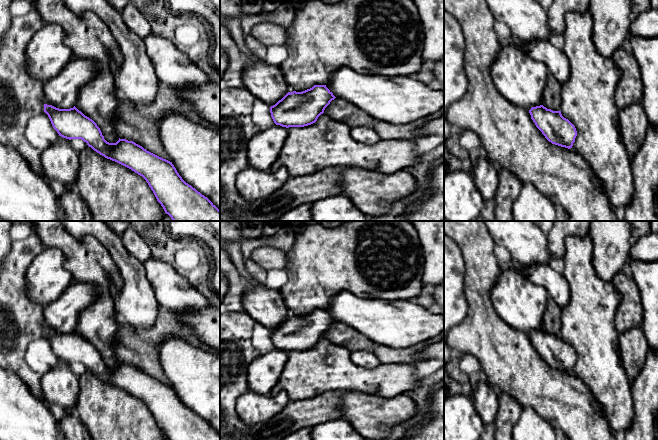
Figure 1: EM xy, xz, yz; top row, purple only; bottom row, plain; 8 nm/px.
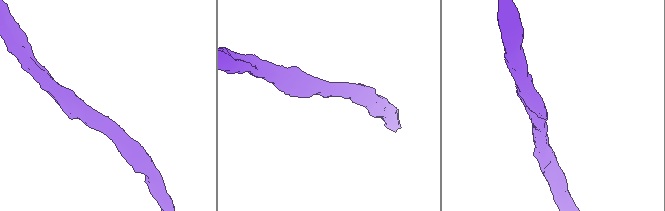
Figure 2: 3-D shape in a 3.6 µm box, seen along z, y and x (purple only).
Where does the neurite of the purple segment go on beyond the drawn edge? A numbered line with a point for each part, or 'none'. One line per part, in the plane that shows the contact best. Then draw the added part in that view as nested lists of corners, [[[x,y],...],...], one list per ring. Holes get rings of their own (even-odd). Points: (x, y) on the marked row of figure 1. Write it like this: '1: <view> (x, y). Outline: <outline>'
1: xy (194, 149). Outline: [[[173,110],[164,112],[160,119],[155,122],[165,152],[170,157],[179,175],[220,210],[220,130],[197,123],[185,114]]]

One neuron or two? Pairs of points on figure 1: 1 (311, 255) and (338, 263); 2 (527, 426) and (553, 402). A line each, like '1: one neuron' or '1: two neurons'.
1: one neuron
2: two neurons

